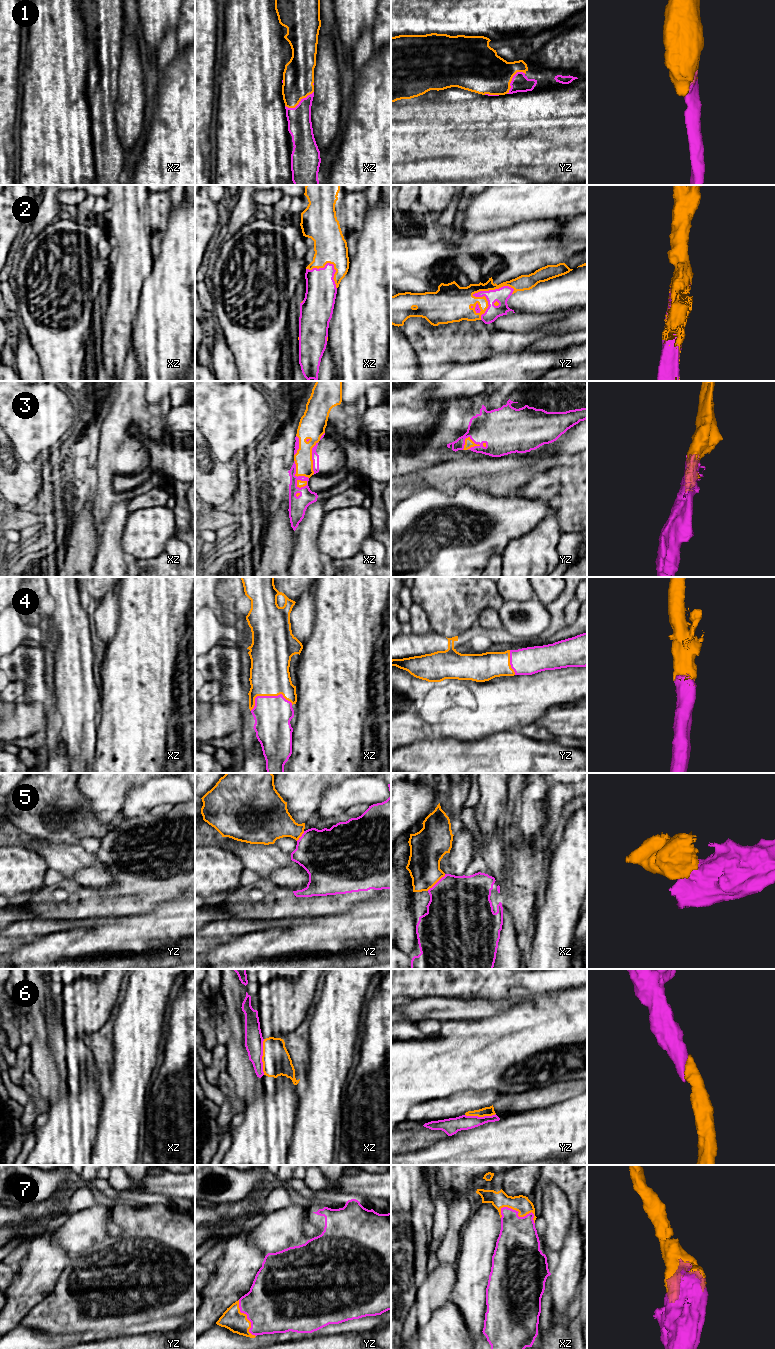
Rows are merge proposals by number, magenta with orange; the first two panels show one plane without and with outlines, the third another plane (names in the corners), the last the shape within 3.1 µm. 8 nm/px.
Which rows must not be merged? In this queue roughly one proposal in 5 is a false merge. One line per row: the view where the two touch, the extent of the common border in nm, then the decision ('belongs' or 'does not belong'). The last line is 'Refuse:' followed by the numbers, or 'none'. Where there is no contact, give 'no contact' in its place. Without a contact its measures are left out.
1: xz | 260 nm | belongs
2: yz | 380 nm | belongs
3: yz | 160 nm | belongs
4: xz | 340 nm | belongs
5: xz | 200 nm | does not belong
6: xz | 280 nm | belongs
7: xz | 300 nm | belongs
Refuse: 5

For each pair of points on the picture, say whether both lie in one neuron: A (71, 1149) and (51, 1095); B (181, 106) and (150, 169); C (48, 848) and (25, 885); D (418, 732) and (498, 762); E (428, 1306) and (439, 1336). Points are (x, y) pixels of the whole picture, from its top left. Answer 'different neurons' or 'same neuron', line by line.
A: different neurons
B: same neuron
C: different neurons
D: different neurons
E: different neurons

